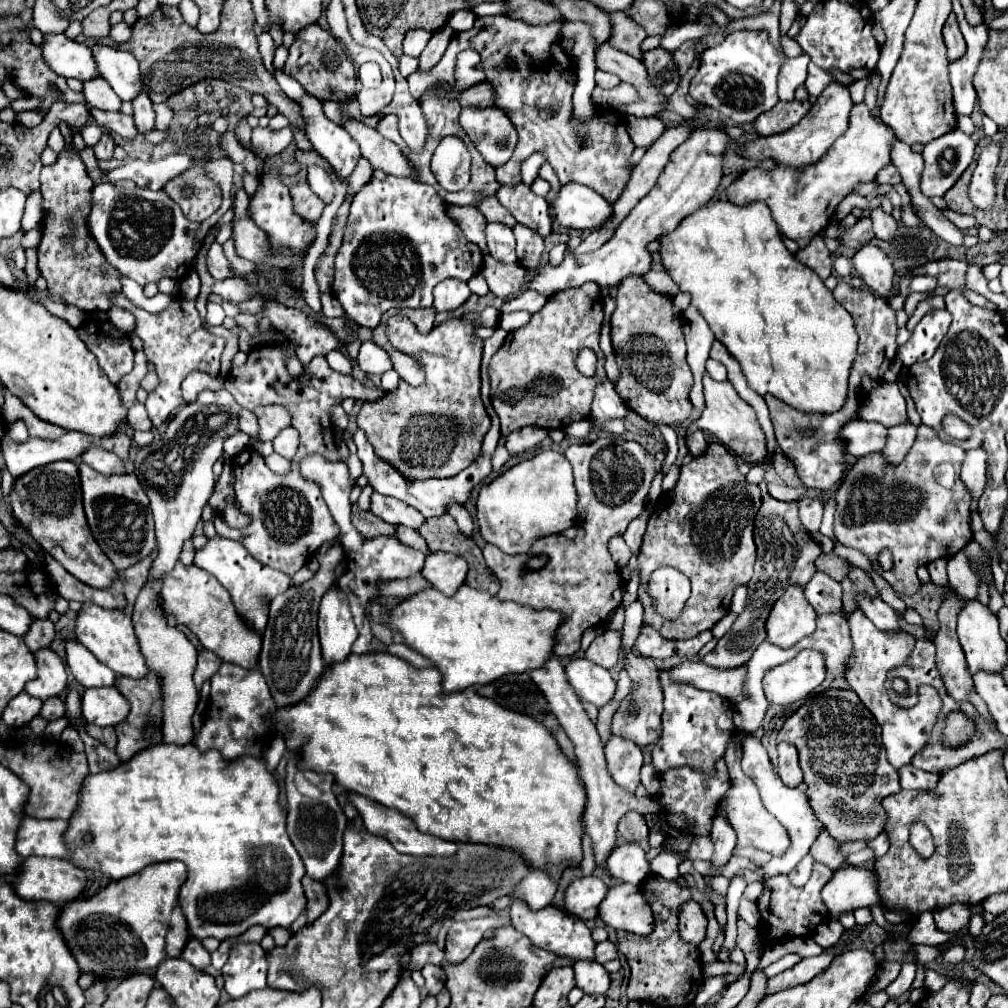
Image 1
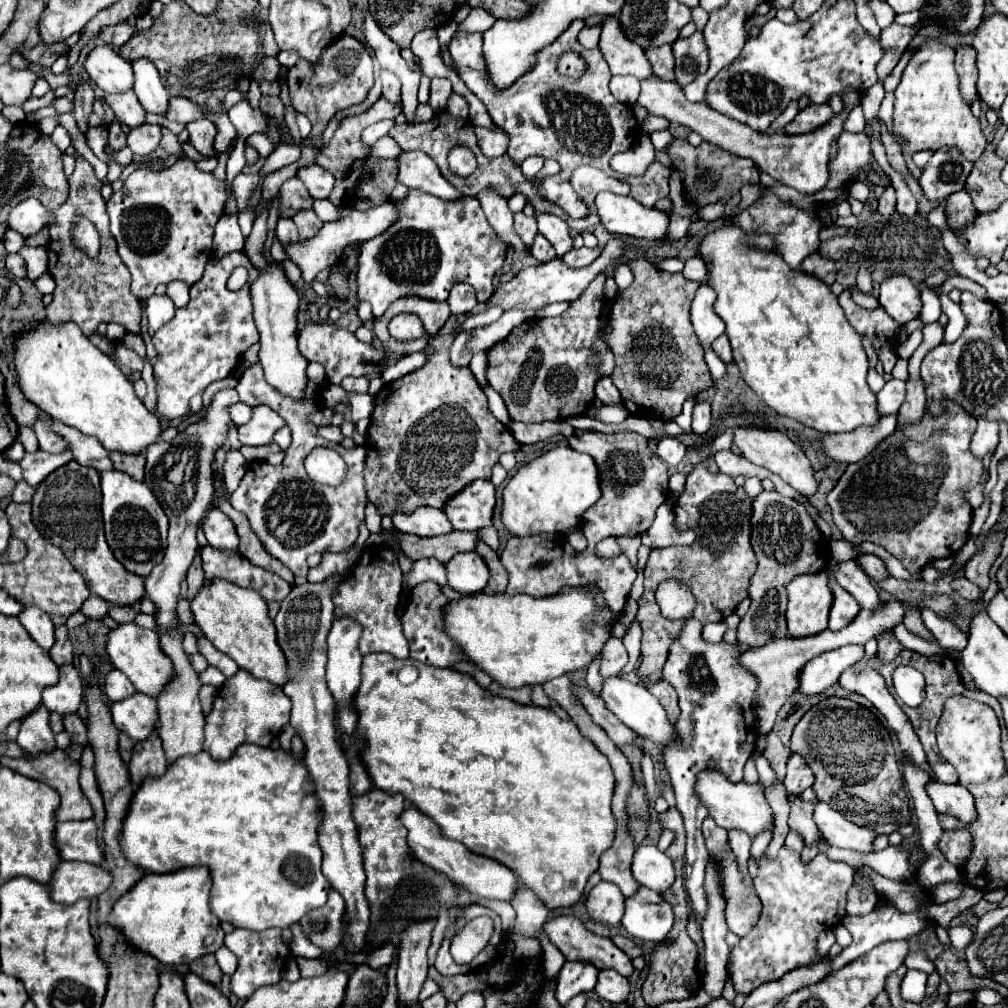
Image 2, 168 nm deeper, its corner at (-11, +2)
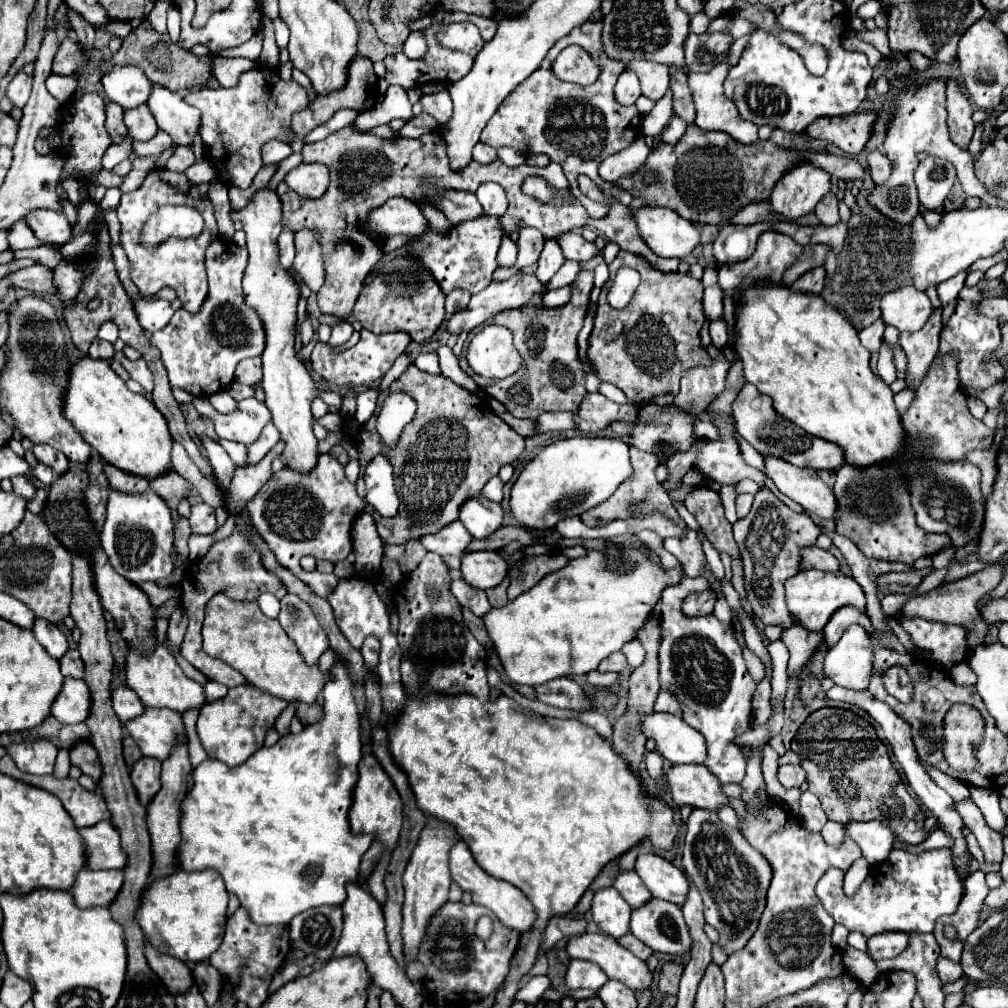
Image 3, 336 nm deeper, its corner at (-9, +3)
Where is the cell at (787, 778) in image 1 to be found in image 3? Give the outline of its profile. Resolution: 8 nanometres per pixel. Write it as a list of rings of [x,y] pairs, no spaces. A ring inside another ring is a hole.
[[[781,765],[777,779],[783,787],[791,789],[791,787],[801,787],[801,783],[805,781],[805,769],[803,767],[795,767],[795,765]]]

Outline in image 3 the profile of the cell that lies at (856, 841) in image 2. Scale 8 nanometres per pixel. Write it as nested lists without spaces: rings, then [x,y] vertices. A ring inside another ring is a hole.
[[[881,821],[849,823],[847,829],[849,835],[859,843],[861,853],[869,861],[869,865],[877,865],[879,861],[885,861],[893,849],[893,843],[897,841],[895,833]]]

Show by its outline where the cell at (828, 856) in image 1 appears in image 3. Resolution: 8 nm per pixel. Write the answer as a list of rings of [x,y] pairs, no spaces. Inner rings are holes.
[[[937,830],[929,835],[929,837],[919,845],[910,845],[895,841],[893,844],[894,849],[905,849],[910,853],[919,854],[923,851],[939,849],[942,847],[950,848],[953,843],[953,839],[949,837],[944,831]]]

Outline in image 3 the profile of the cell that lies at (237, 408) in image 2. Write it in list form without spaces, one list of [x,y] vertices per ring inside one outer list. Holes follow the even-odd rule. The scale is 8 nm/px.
[[[227,391],[211,395],[209,401],[211,401],[211,405],[213,405],[213,409],[215,409],[217,413],[231,413],[231,411],[237,407],[237,401],[235,401]]]

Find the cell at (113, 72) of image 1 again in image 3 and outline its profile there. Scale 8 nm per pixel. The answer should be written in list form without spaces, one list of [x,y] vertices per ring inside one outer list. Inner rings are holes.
[[[155,85],[155,91],[151,93],[151,101],[147,105],[155,115],[159,129],[169,133],[175,145],[189,147],[193,139],[199,135],[201,129],[199,109],[185,103],[181,93],[173,93],[169,89]]]

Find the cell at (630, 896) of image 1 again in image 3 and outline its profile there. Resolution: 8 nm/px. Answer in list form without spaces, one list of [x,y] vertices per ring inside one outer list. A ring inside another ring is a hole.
[[[653,899],[633,911],[631,933],[653,951],[673,957],[683,957],[693,945],[681,907],[661,899]]]

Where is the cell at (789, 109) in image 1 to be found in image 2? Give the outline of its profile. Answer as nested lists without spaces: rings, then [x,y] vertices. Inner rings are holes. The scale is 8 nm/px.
[[[809,104],[805,106],[793,122],[789,122],[785,126],[787,134],[803,134],[803,132],[811,132],[817,126],[825,124],[829,118],[833,118],[833,110],[827,104]]]

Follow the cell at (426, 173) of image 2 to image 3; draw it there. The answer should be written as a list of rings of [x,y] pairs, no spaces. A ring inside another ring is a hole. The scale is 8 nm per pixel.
[[[463,191],[443,193],[443,197],[439,197],[439,209],[453,225],[485,215],[475,193],[463,193]]]

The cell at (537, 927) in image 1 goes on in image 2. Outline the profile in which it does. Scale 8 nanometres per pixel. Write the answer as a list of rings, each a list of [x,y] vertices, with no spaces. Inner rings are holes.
[[[567,914],[567,916],[551,918],[551,920],[547,920],[547,922],[543,924],[541,930],[543,930],[543,934],[561,950],[561,954],[563,954],[567,960],[589,962],[589,964],[597,966],[599,970],[603,970],[603,968],[613,968],[613,970],[617,970],[617,972],[623,974],[623,976],[629,976],[629,974],[633,972],[631,958],[629,958],[623,950],[619,950],[619,948],[611,942],[611,938],[603,938],[603,936],[597,936],[597,934],[591,934],[591,932],[585,928],[583,920],[577,918],[577,916]]]

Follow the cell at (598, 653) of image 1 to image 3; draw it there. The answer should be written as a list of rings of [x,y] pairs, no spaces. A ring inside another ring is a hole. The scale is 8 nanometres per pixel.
[[[621,651],[609,655],[607,659],[603,659],[603,663],[599,663],[599,671],[613,671],[613,673],[621,673],[627,667],[627,659]]]

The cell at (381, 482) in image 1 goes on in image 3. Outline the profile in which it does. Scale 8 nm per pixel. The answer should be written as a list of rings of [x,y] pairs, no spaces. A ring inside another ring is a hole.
[[[477,495],[463,505],[459,519],[475,539],[485,539],[503,525],[503,509],[499,503]]]

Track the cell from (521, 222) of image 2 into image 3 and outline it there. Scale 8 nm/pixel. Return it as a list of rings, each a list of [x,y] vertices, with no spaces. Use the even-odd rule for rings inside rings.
[[[521,229],[519,241],[517,241],[519,257],[517,257],[515,267],[523,269],[523,267],[535,265],[539,255],[541,255],[541,251],[543,251],[543,245],[545,245],[545,237],[539,231],[535,231],[535,229]]]

